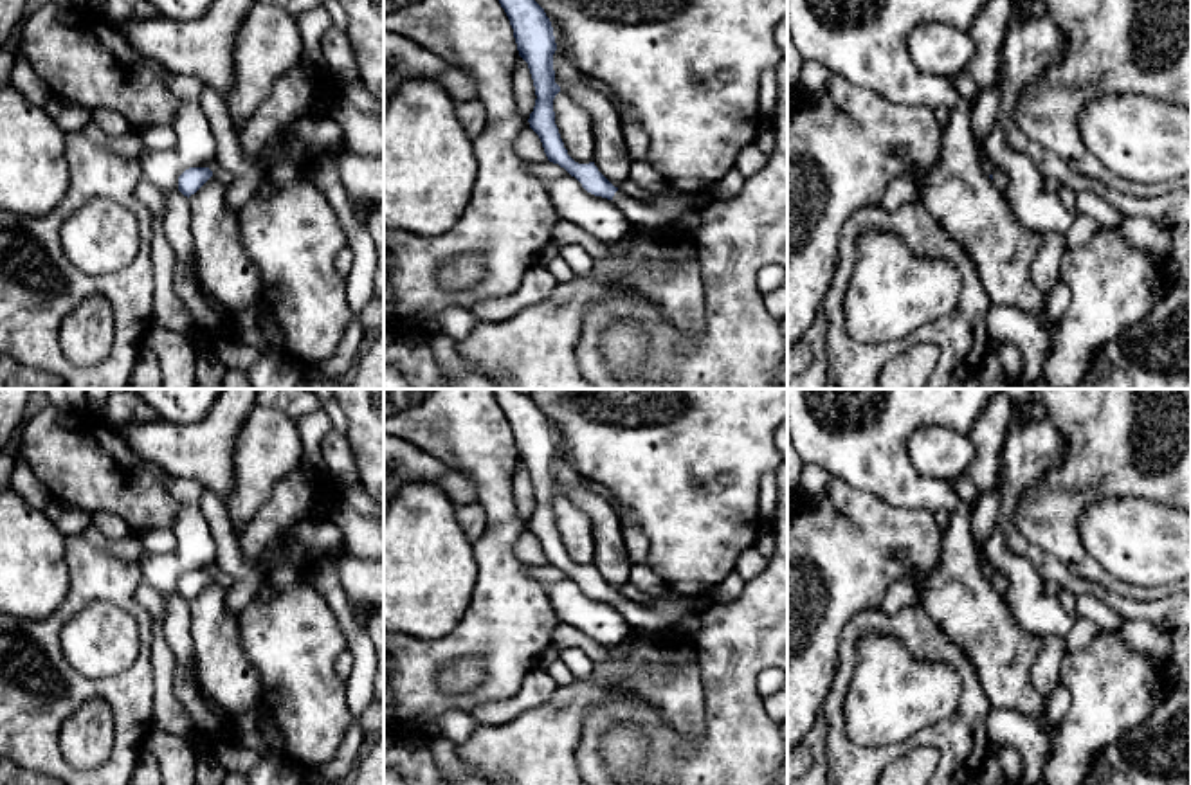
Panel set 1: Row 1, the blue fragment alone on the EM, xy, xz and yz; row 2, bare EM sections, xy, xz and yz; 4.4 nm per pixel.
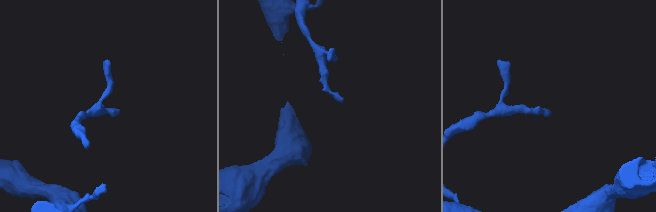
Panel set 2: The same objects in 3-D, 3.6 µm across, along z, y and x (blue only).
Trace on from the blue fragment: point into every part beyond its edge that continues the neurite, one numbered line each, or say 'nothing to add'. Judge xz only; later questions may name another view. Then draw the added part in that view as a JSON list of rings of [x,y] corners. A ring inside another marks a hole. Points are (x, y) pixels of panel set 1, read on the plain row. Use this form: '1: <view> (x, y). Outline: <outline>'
1: xz (663, 611). Outline: [[[616,594],[613,605],[622,612],[631,628],[643,632],[663,632],[676,621],[697,614],[688,601],[670,594],[650,598],[645,605]]]

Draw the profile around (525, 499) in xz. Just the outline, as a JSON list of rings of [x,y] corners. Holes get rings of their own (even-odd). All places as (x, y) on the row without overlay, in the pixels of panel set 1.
[[[519,459],[514,470],[514,502],[519,519],[526,524],[535,510],[535,490],[528,466]]]

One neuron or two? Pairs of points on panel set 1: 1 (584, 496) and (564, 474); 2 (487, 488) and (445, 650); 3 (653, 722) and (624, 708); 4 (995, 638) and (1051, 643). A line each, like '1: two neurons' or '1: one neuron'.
1: one neuron
2: one neuron
3: one neuron
4: two neurons

